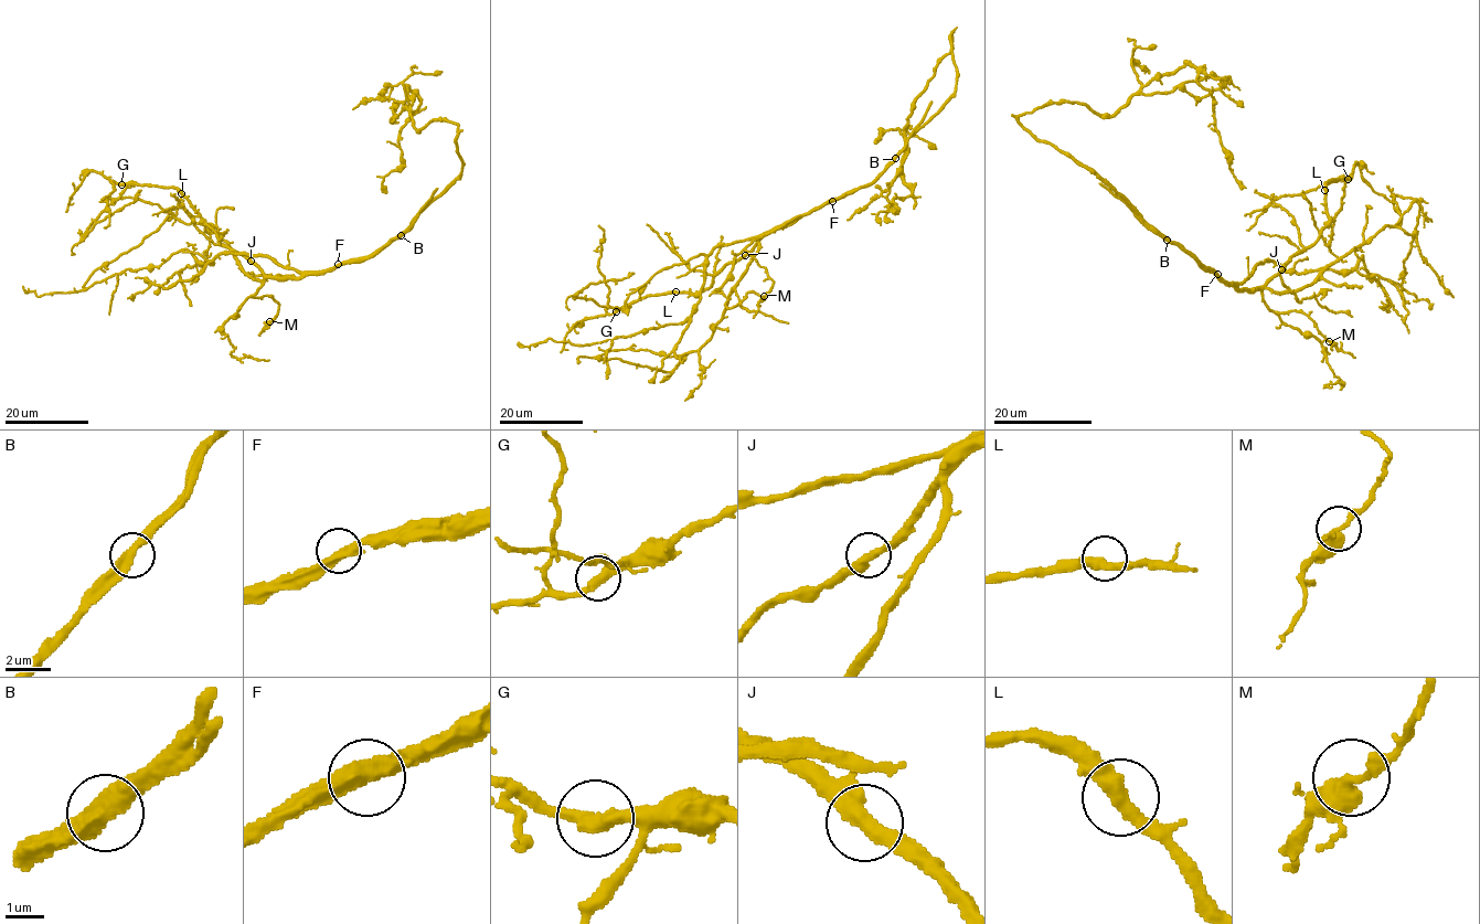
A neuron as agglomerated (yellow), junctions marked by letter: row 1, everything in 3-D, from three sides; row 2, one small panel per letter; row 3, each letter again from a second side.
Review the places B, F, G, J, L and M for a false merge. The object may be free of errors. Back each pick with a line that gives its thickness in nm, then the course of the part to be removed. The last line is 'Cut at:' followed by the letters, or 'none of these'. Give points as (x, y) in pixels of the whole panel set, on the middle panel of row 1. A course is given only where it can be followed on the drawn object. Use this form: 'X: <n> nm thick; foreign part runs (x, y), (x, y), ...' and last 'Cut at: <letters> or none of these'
Cut at: none of these

